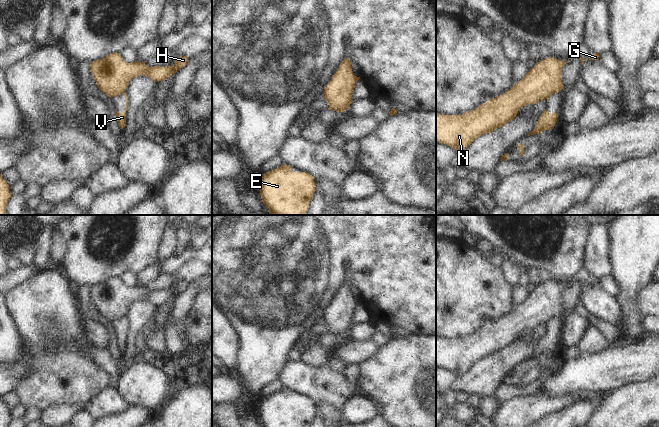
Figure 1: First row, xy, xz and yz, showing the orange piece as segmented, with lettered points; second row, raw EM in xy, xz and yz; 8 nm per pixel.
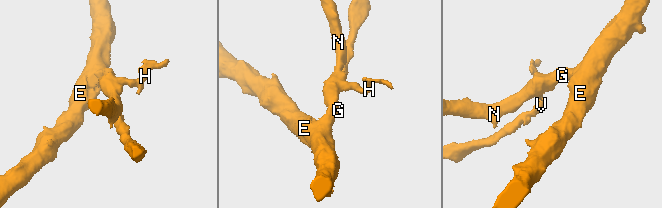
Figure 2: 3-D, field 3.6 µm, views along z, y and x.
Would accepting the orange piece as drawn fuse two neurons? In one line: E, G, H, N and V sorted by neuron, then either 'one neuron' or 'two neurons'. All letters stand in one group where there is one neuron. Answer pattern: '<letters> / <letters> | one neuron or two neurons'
E G H N / V | two neurons

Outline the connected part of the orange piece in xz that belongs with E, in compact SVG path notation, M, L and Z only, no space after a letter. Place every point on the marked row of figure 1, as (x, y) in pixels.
M283 164L263 174L260 179L260 196L271 215L305 215L315 192L312 175L305 172L293 172L292 166Z

